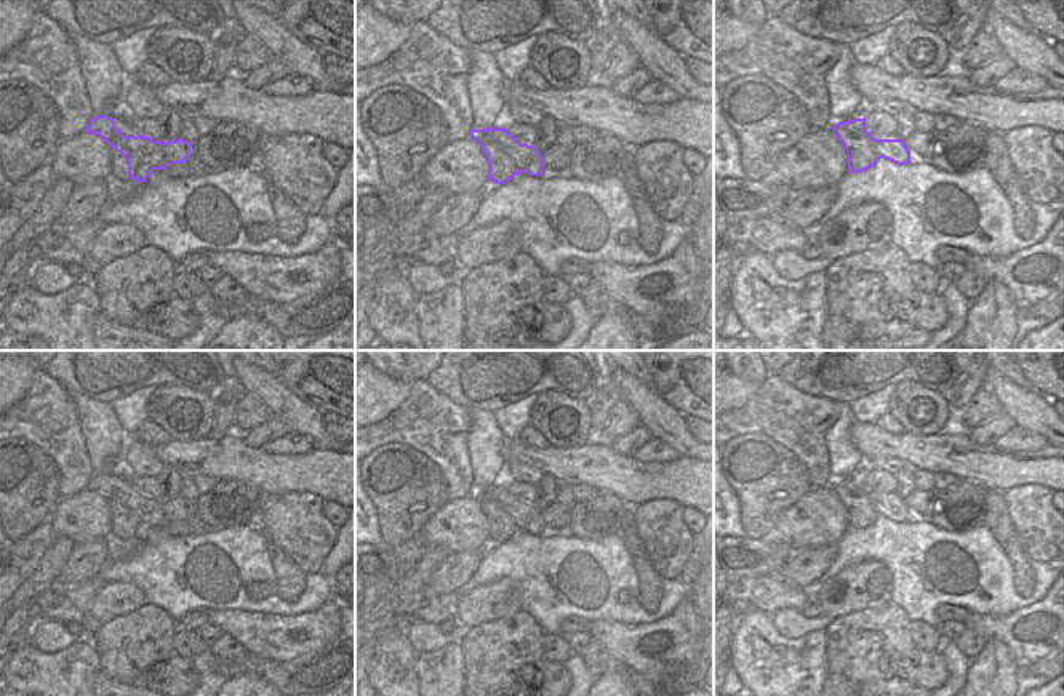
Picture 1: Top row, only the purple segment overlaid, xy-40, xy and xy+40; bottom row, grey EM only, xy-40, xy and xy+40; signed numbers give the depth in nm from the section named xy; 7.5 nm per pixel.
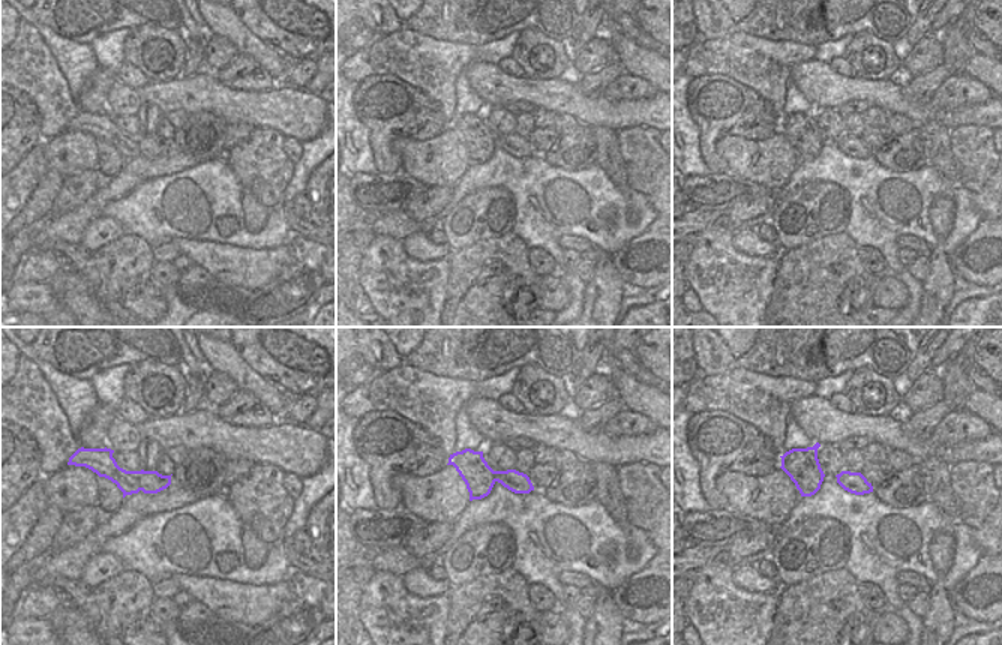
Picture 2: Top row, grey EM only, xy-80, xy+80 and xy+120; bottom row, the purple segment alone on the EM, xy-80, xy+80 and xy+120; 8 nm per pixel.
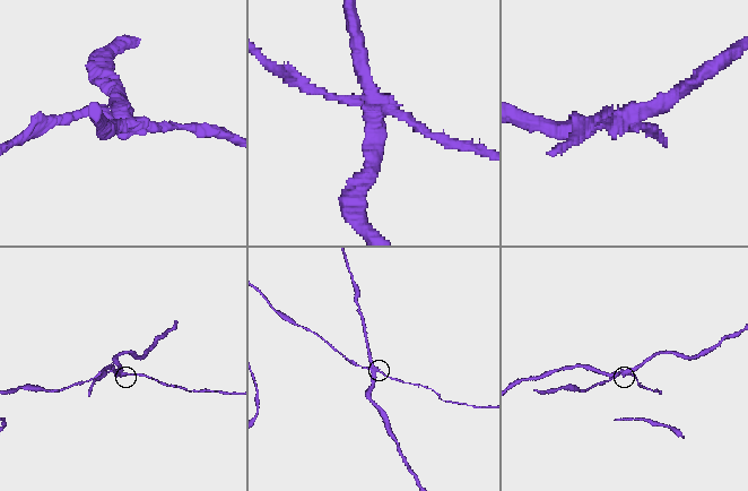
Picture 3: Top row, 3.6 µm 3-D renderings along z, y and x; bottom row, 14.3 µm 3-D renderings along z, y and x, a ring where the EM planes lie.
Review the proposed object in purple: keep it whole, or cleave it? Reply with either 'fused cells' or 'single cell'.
fused cells

